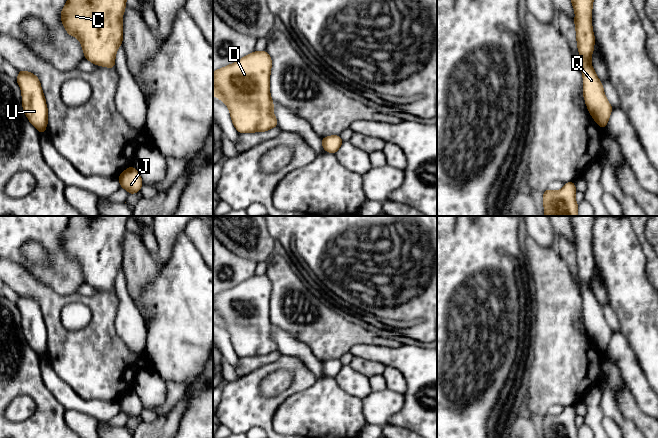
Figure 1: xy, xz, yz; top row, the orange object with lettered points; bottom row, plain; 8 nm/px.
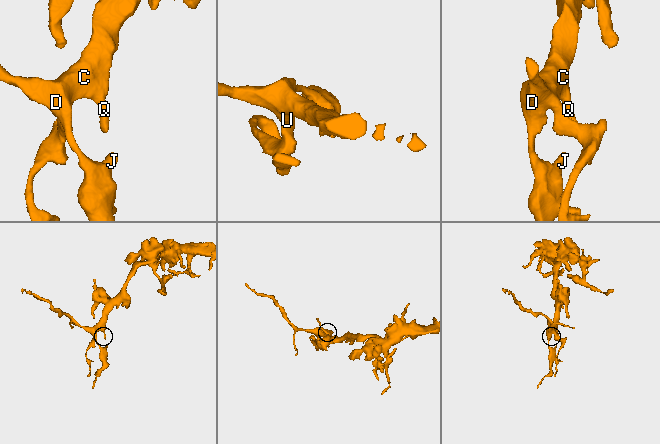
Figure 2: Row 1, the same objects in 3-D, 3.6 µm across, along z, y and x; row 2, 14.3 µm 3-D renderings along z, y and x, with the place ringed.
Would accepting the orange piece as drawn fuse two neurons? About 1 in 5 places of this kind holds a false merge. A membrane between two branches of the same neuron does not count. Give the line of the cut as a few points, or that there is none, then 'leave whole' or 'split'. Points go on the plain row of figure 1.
no cut; leave whole

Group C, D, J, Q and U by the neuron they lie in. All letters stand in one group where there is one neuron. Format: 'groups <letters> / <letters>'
groups C D J Q U

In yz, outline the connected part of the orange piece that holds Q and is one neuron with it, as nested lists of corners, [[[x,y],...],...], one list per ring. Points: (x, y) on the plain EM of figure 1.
[[[569,216],[575,234],[575,252],[578,276],[581,279],[583,320],[586,330],[596,347],[606,352],[613,334],[608,326],[602,306],[591,289],[595,261],[592,253],[592,230],[597,216]]]

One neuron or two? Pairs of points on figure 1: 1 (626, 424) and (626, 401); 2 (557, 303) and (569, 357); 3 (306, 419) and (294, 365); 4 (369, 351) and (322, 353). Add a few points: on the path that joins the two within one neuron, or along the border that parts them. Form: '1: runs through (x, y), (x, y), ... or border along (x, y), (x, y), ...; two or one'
1: border along (617, 395), (616, 401), (620, 411), (638, 427); two
2: runs through (557, 316), (557, 339), (559, 344); one
3: border along (318, 379), (307, 388), (289, 395), (280, 404); two
4: border along (372, 345), (355, 344), (349, 351); two

